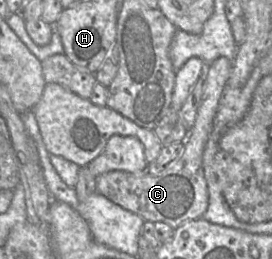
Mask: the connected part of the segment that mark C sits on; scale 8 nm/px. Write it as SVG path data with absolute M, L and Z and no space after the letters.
M220 57L204 67L205 88L196 121L189 134L185 148L166 170L159 174L125 172L114 170L97 178L95 193L143 219L144 222L164 223L177 228L187 221L202 218L209 206L209 190L203 171L203 155L221 98L231 77L233 60Z

